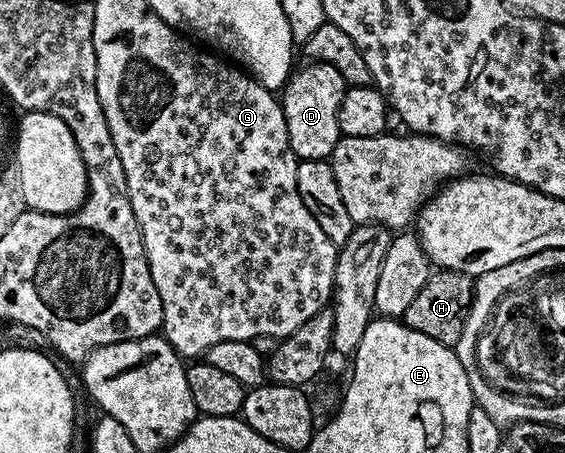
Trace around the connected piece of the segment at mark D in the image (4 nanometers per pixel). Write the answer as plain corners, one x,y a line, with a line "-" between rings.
308,62
305,65
305,68
297,67
293,71
288,78
287,84
282,89
286,130
290,138
290,146
297,158
300,160
328,160
331,157
334,146
341,137
340,127
338,126
338,106
344,97
346,81
342,78
342,74
338,74
338,70
334,70
334,66
329,64

